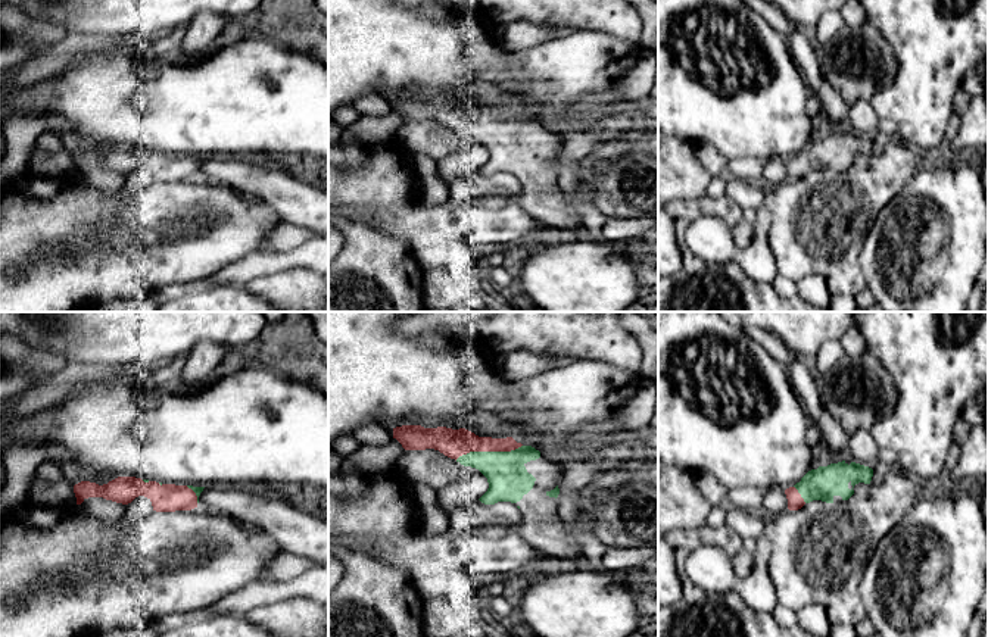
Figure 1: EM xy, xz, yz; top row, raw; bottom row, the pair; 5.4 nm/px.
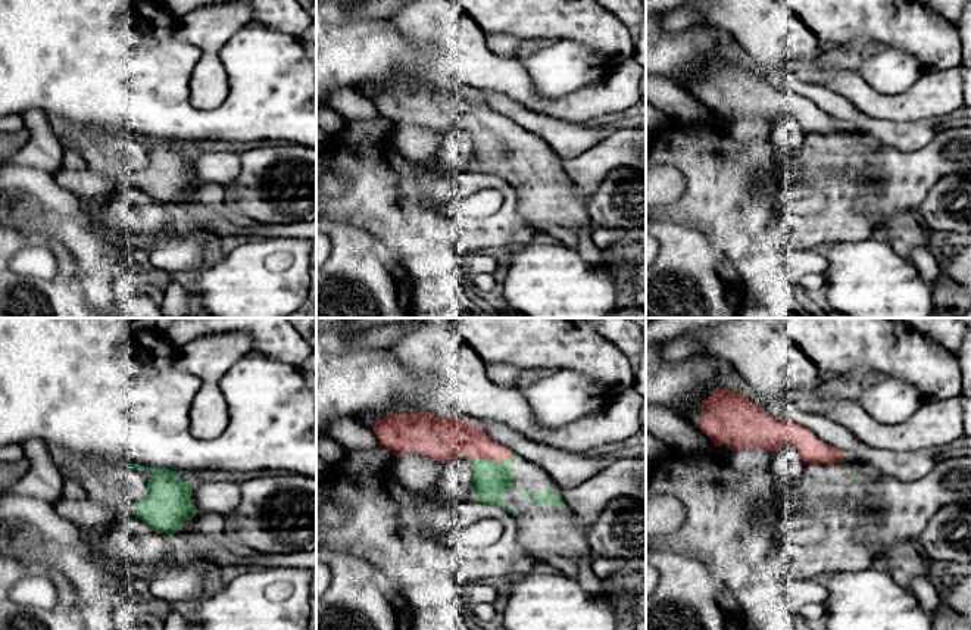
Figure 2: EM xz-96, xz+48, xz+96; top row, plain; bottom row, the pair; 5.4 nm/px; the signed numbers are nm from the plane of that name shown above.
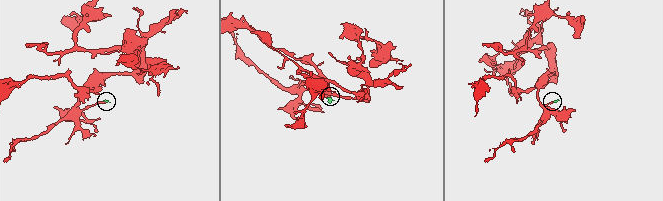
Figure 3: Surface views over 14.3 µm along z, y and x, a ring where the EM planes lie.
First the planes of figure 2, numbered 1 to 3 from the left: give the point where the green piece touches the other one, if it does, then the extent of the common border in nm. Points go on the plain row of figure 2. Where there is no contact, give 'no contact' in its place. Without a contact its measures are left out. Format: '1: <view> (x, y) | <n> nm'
1: no contact
2: xz+48 (492, 130) | 260 nm
3: xz+96 (843, 130) | 60 nm

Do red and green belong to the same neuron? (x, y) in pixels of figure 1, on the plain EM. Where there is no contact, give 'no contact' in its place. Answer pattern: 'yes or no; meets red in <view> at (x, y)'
yes; meets red in xz at (488, 121)

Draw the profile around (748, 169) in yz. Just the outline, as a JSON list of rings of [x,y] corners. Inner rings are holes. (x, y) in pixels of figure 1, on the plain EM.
[[[739,157],[729,160],[726,175],[739,178],[747,182],[760,181],[763,182],[763,171],[767,160],[760,157]]]

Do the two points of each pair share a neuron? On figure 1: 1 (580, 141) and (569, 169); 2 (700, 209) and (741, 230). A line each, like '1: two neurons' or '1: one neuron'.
1: one neuron
2: one neuron

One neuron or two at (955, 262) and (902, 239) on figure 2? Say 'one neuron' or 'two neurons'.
one neuron

